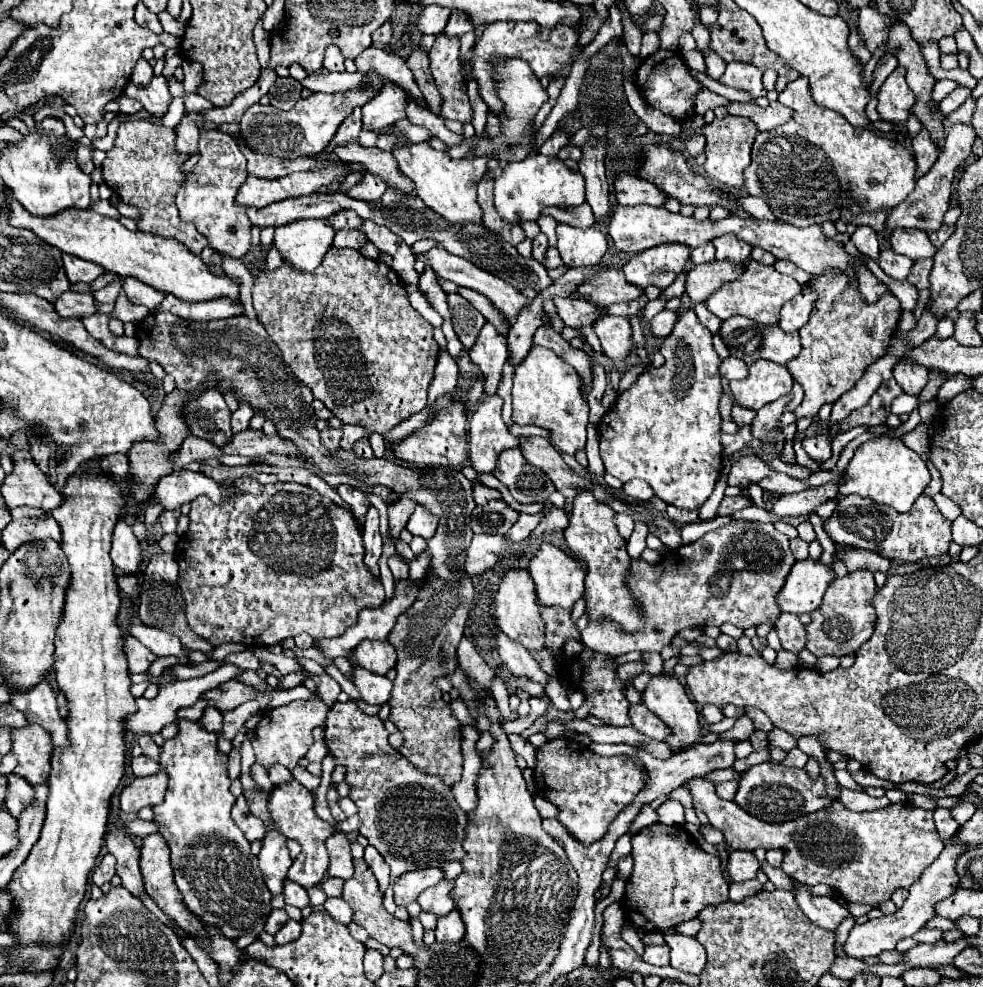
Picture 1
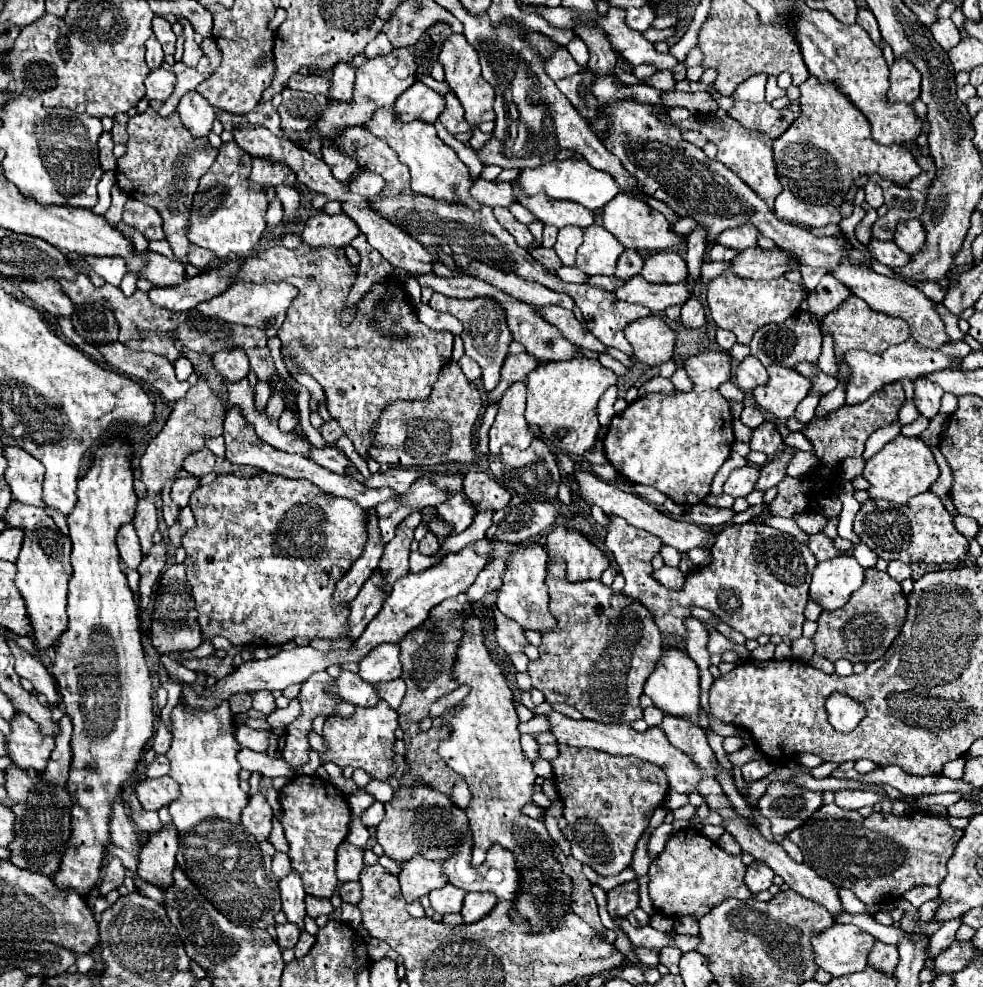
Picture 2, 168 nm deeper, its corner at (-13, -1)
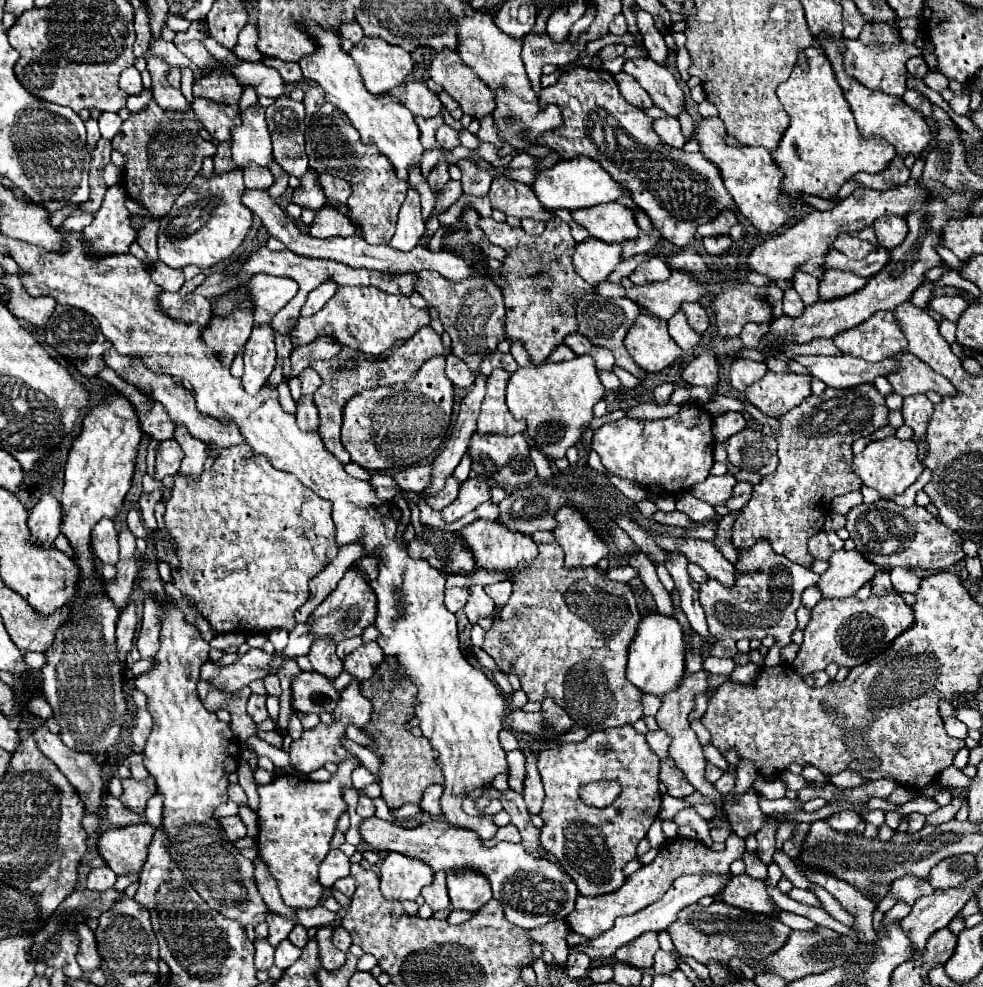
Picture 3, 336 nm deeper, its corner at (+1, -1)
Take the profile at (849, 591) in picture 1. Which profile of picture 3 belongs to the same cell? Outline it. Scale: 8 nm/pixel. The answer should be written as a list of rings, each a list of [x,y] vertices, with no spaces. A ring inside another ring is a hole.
[[[896,591],[886,595],[870,595],[864,601],[858,597],[822,599],[812,609],[812,619],[804,629],[804,643],[800,645],[792,667],[802,677],[826,669],[828,663],[846,665],[852,669],[882,653],[902,631],[910,629],[912,623],[912,607],[906,605]]]

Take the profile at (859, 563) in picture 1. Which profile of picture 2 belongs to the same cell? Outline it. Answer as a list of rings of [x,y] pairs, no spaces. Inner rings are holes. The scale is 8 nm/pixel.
[[[892,561],[892,563],[888,565],[888,573],[890,573],[896,581],[904,581],[904,579],[910,579],[910,577],[912,577],[912,569],[910,569],[906,563],[902,563],[902,561]]]

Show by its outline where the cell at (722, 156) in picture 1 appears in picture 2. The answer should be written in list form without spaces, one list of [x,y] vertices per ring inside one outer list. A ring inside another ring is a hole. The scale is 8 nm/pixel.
[[[690,115],[686,121],[678,123],[676,127],[680,127],[680,131],[684,129],[694,129],[700,131],[708,141],[712,141],[718,147],[718,155],[716,159],[724,165],[728,165],[728,169],[732,169],[734,173],[738,173],[738,177],[758,195],[762,197],[770,209],[774,209],[774,199],[782,193],[782,185],[778,181],[776,175],[776,165],[774,165],[774,153],[772,153],[772,139],[764,137],[760,133],[750,133],[750,129],[744,129],[738,121],[734,121],[732,117],[724,115],[724,117],[716,117],[712,121],[698,121],[694,115]]]

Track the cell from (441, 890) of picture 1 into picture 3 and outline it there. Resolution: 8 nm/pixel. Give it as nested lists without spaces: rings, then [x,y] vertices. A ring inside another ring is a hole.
[[[434,873],[434,883],[422,889],[422,897],[434,911],[448,909],[450,899],[446,889],[446,873]]]

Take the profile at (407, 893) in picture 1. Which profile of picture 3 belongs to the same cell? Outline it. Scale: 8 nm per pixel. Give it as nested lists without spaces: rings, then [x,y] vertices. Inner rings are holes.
[[[388,853],[380,867],[380,891],[390,901],[416,899],[432,881],[434,873],[428,865],[402,853]]]

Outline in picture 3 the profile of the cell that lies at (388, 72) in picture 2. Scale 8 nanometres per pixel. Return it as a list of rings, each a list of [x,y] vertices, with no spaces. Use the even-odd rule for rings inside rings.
[[[366,37],[352,47],[350,57],[358,67],[366,89],[376,97],[404,83],[406,75],[412,71],[410,53],[382,39]]]

